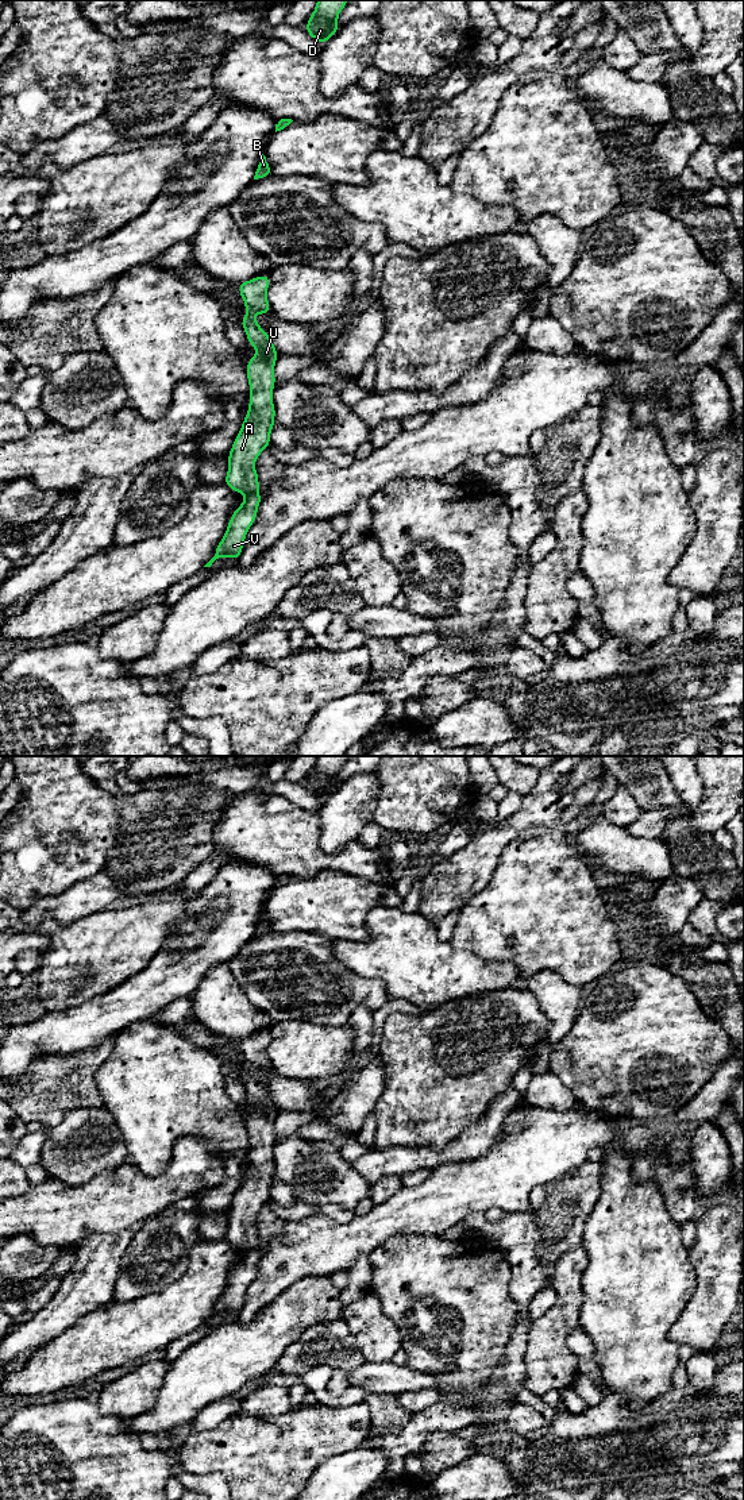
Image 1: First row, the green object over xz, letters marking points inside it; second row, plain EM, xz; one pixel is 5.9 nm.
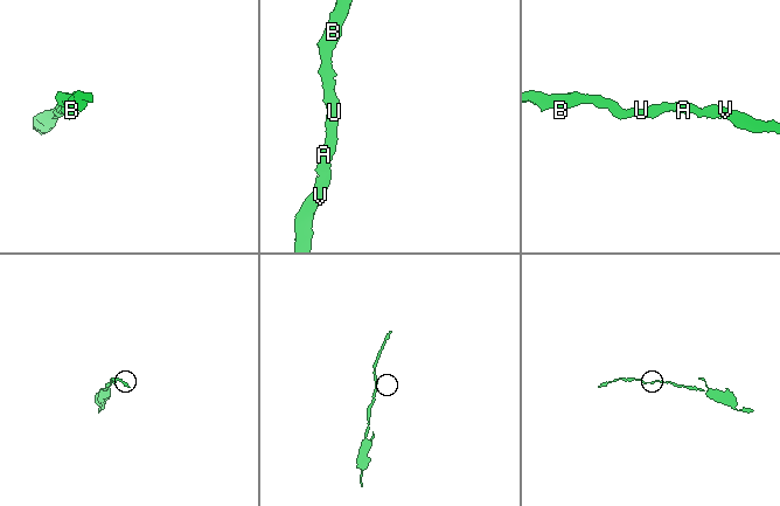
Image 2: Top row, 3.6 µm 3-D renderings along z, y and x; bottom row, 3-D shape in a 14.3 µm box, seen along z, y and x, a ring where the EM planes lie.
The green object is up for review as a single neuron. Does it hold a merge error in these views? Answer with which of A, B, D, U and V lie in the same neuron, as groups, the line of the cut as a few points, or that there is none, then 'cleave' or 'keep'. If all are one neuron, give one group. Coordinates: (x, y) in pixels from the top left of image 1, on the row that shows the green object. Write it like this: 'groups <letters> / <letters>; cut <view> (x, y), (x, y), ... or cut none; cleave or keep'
groups A B D U V; cut none; keep

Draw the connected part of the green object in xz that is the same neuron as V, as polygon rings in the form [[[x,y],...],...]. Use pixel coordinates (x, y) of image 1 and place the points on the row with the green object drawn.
[[[259,275],[238,286],[246,305],[246,317],[239,323],[246,331],[248,343],[258,352],[246,366],[250,404],[242,428],[228,454],[228,473],[224,483],[234,491],[244,494],[246,498],[232,513],[227,531],[216,547],[215,556],[204,567],[211,567],[219,558],[239,560],[247,531],[254,524],[262,501],[258,471],[254,464],[259,454],[269,447],[270,432],[275,424],[273,389],[275,385],[274,366],[280,354],[254,316],[271,312],[266,298],[269,285],[270,277]]]

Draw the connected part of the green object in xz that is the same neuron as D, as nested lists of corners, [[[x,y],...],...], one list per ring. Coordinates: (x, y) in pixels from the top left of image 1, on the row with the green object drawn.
[[[317,0],[305,31],[324,45],[339,30],[338,16],[348,0]]]

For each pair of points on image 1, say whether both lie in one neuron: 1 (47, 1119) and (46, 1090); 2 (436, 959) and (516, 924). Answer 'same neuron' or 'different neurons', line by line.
1: same neuron
2: different neurons

